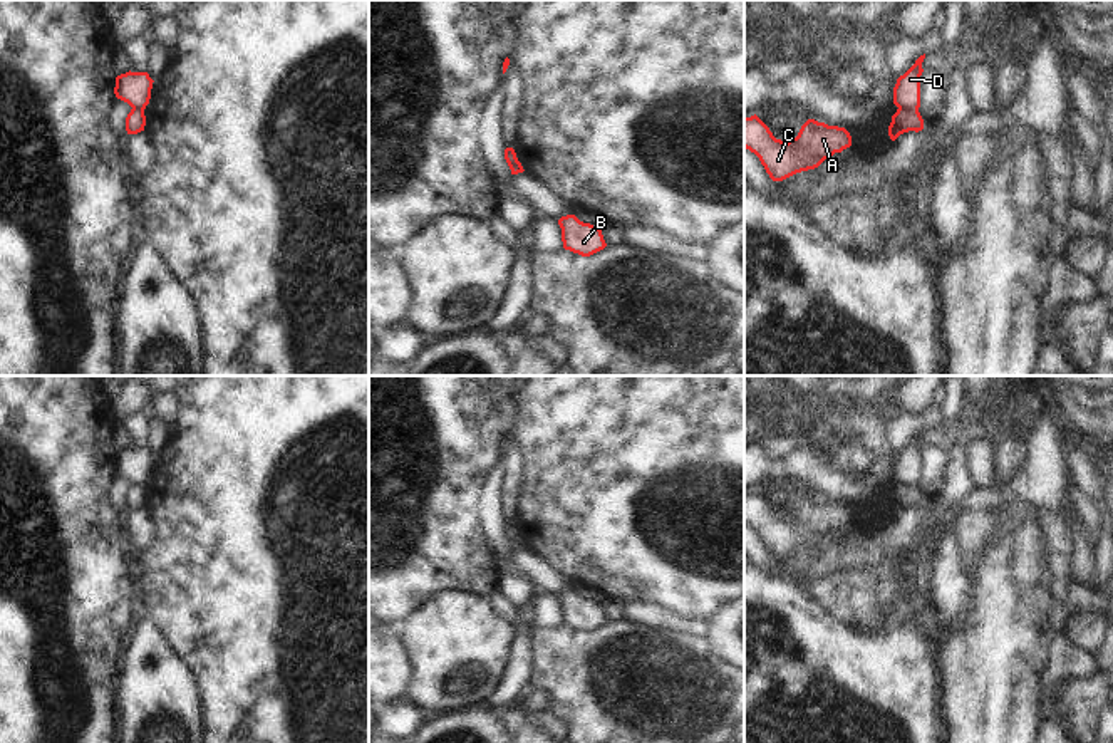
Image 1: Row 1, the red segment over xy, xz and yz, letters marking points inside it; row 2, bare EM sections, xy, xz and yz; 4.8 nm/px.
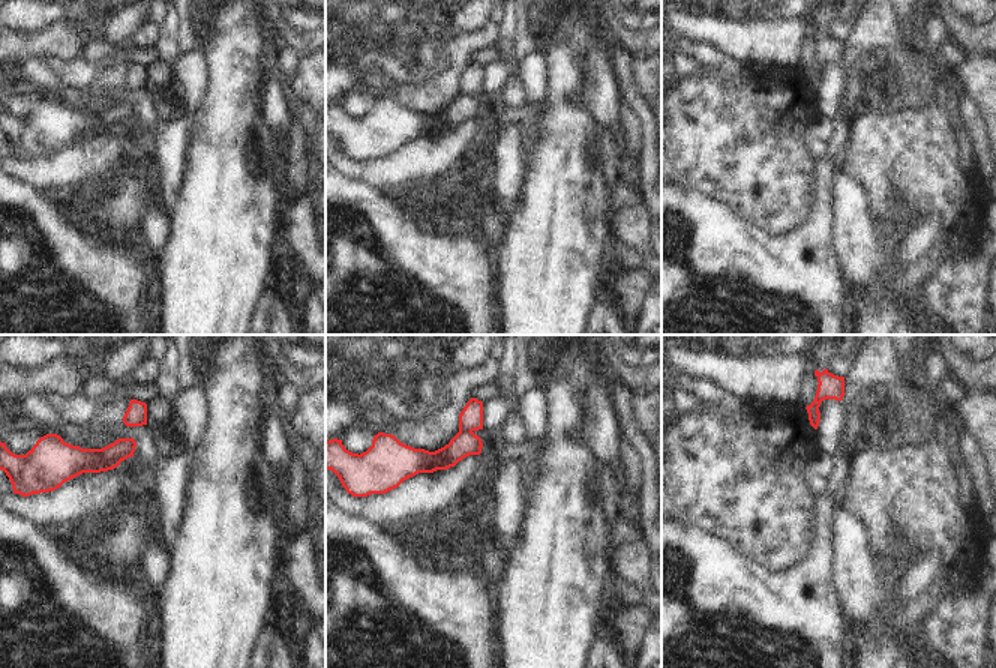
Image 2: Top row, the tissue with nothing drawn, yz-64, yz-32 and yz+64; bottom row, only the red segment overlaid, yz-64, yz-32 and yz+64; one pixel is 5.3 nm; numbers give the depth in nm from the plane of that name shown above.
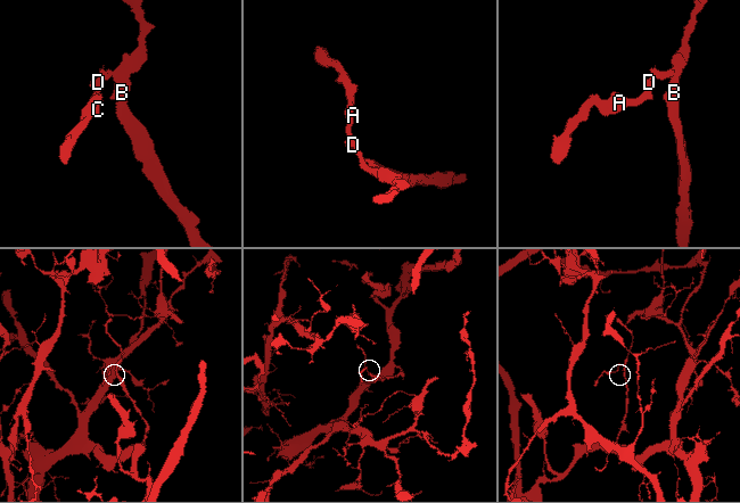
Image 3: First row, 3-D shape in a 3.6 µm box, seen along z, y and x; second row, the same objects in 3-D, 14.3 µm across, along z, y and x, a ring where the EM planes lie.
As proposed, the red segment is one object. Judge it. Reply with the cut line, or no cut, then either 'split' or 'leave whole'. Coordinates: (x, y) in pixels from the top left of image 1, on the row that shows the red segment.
cut in yz along (899, 106), (917, 111); split

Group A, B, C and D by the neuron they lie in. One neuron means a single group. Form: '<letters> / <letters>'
A C / B D

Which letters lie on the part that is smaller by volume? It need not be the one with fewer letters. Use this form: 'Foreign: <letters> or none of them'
Foreign: A, C

